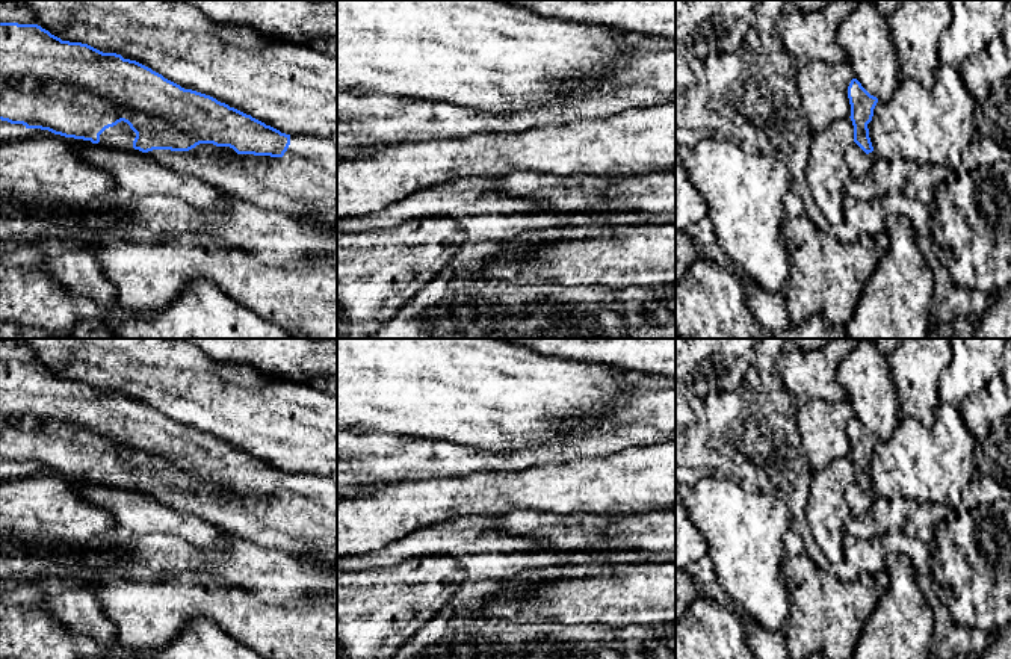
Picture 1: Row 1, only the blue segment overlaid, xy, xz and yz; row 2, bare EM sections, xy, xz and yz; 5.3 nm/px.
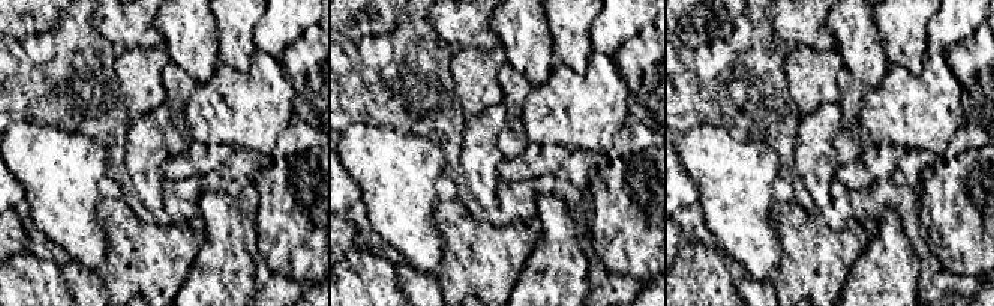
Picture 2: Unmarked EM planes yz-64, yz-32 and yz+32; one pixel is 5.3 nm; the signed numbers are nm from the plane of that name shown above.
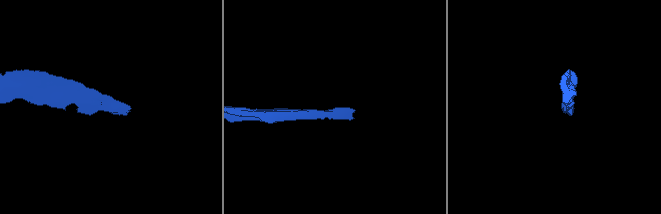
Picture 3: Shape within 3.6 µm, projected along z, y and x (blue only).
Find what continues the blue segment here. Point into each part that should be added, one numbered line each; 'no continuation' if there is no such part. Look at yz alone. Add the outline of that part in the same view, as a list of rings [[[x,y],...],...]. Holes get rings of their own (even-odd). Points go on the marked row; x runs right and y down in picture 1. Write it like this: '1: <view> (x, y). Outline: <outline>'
1: yz (860, 163). Outline: [[[852,142],[846,154],[851,175],[860,177],[860,175],[867,174],[873,166],[875,157],[877,156],[873,151],[866,154],[855,142]]]

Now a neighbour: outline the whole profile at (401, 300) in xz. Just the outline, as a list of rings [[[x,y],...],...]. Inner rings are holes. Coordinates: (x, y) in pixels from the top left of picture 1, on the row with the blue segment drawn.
[[[432,216],[405,222],[400,227],[360,233],[337,233],[337,339],[375,339],[394,310],[414,305],[419,290],[440,275],[440,271],[471,237],[452,216]]]

